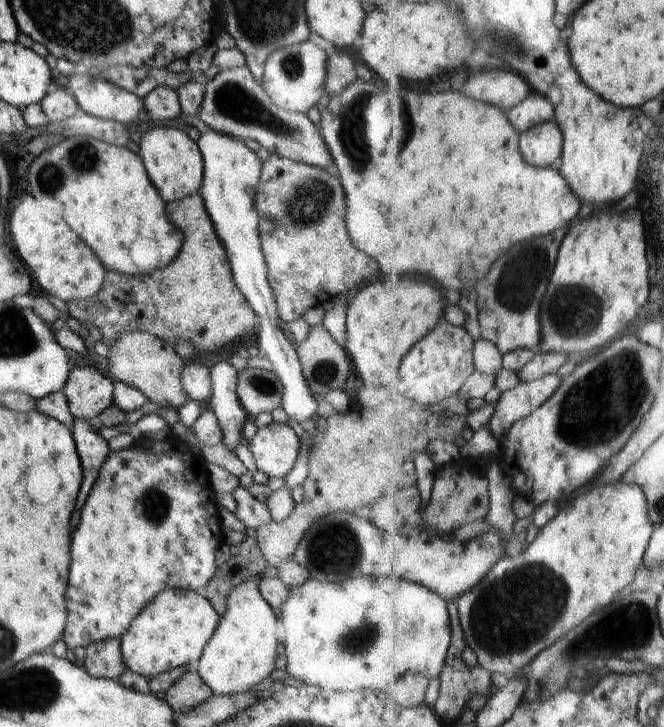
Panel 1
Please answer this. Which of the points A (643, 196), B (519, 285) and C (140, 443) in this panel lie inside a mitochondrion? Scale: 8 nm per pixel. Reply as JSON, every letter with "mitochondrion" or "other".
{"A":"other","B":"mitochondrion","C":"other"}

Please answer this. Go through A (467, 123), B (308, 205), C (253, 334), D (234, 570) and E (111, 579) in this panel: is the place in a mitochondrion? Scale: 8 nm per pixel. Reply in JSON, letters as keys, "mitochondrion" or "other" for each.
{"A":"other","B":"mitochondrion","C":"other","D":"other","E":"other"}

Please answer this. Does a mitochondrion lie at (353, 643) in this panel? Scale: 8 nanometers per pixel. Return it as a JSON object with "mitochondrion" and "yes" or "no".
{"mitochondrion":"yes"}

